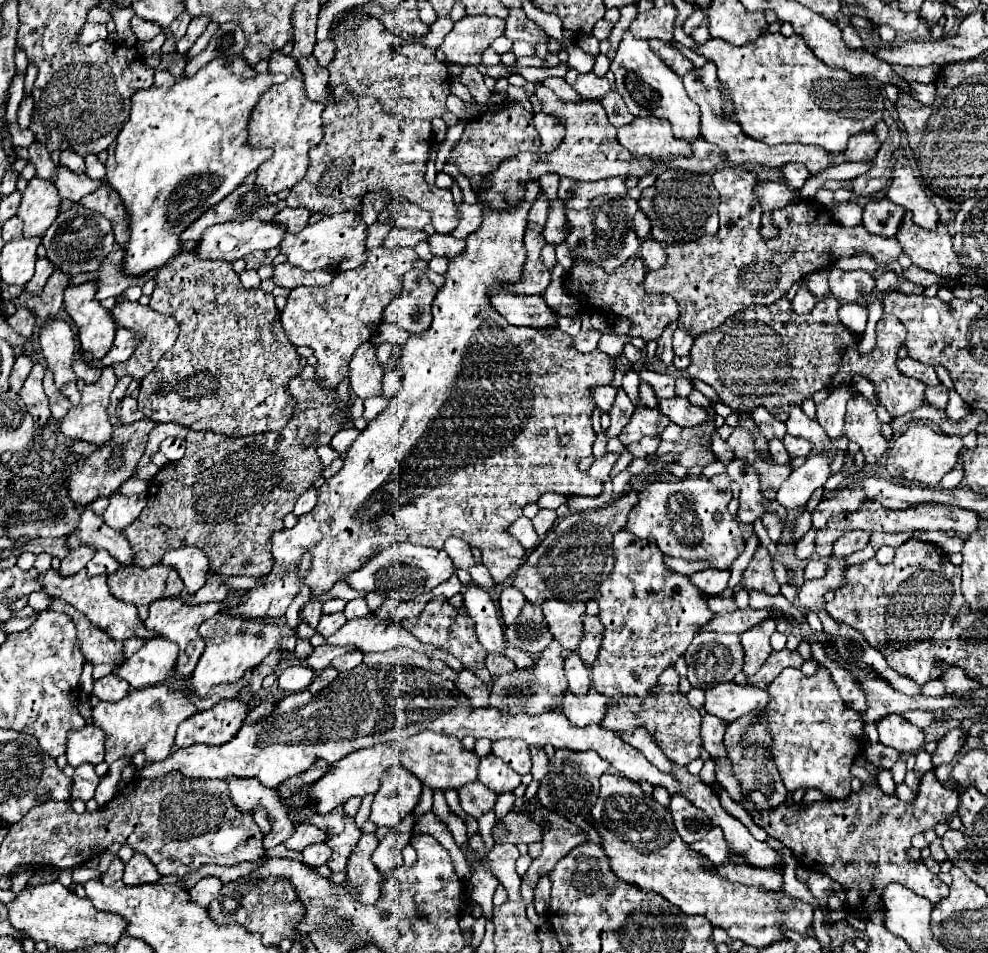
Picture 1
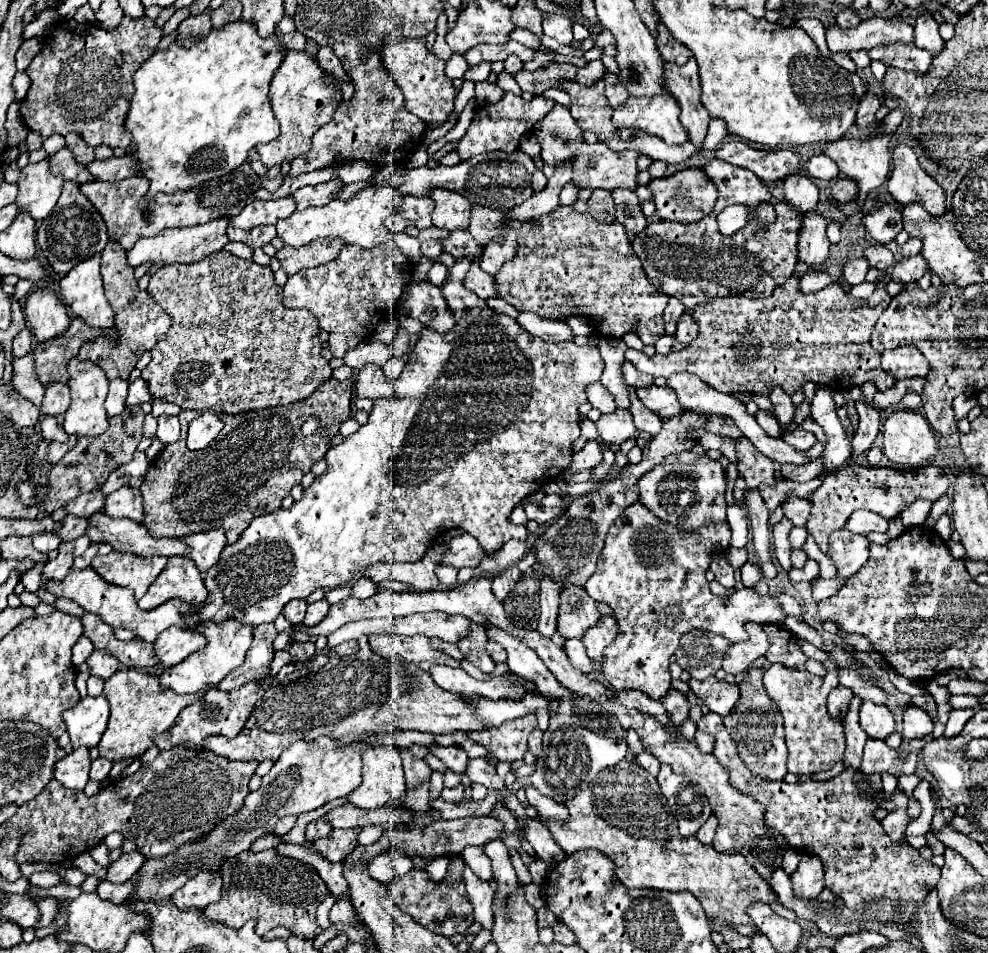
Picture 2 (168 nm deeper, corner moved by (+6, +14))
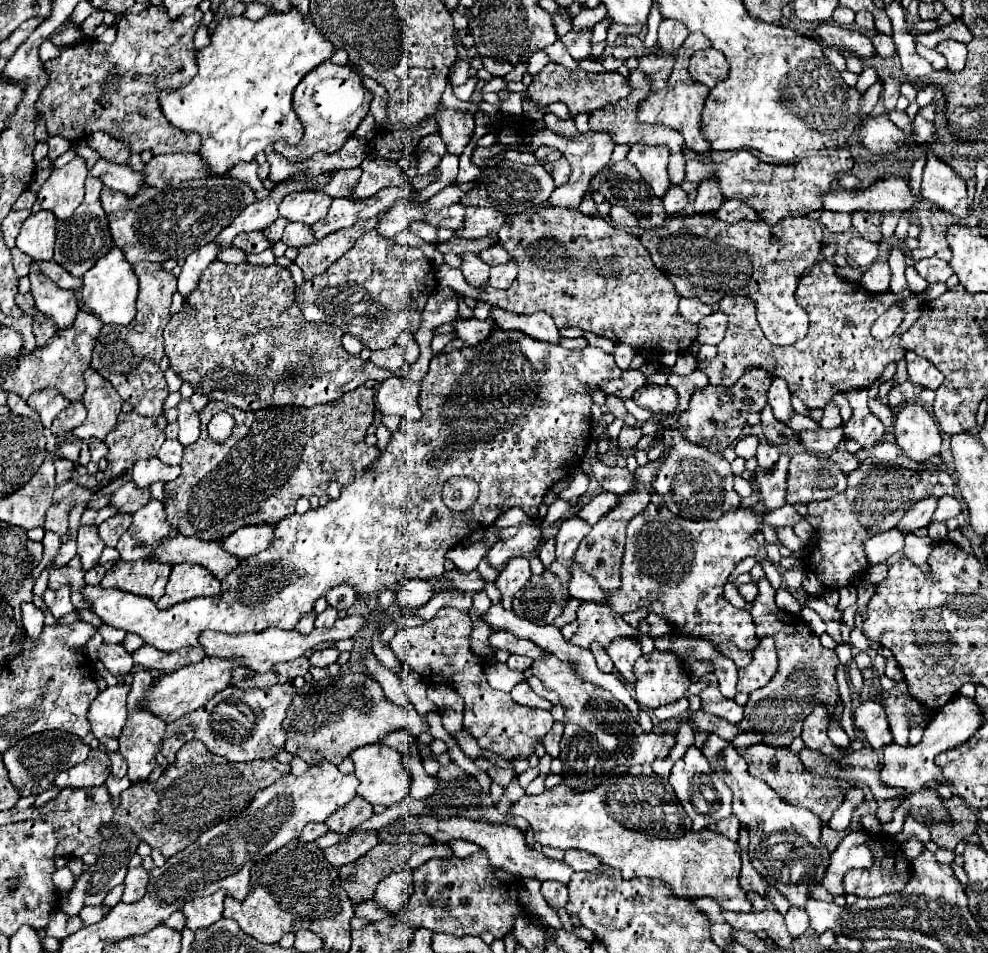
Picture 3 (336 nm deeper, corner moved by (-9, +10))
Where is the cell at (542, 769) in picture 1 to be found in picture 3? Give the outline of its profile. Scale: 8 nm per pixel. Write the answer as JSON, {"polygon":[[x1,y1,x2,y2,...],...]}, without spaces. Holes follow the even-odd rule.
{"polygon":[[554,722,552,730,550,730,550,732,544,736,544,740,542,740,546,752,548,752,552,758,558,758,558,754,560,754,560,738,562,738,562,730,564,730,562,722]]}

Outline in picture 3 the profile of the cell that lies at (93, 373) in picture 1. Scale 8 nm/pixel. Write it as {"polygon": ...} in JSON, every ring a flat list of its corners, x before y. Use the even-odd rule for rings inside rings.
{"polygon":[[138,262,132,268,140,280,140,292,136,300,138,314,128,326,102,324,92,350,92,368,104,376,120,394,120,398,130,402,138,414,162,416,164,402,170,394,164,372,160,370,160,360,164,358,162,330,170,320,170,302,176,292,176,276,162,270,162,264,156,262]]}

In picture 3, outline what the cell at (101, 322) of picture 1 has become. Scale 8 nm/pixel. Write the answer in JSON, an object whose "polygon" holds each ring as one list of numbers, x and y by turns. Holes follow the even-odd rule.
{"polygon":[[112,248,84,274,82,286,84,306,90,312,94,312,104,324,128,326,136,316,136,296,138,296,138,278,132,266,126,262,124,252,120,252,120,248]]}

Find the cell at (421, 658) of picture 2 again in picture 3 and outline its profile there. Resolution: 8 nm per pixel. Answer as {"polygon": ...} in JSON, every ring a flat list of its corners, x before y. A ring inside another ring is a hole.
{"polygon":[[442,608,434,620,418,628,398,630,390,640,390,648,396,652,400,664,408,664,410,670,418,672,424,680,436,676,438,682,450,684,464,698,464,728,472,732,478,744,486,750,502,754,512,760,516,756,528,758,534,752,534,746,550,732,554,718,548,710,532,710,516,704,510,694,496,692,486,682,486,660,476,656,470,648,470,632,474,622,466,614,450,614,458,610]]}

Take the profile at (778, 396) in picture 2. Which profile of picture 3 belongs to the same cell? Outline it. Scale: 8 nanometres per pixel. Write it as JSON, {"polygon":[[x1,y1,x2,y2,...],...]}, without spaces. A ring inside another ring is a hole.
{"polygon":[[772,378,768,388,768,404,772,406,772,414,776,420,786,422,792,414,790,406,790,390,782,378]]}

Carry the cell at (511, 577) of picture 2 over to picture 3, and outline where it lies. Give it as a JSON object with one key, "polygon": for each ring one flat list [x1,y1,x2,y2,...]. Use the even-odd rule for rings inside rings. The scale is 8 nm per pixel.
{"polygon":[[528,558,510,560,502,568,500,578,496,580,496,588,501,592,501,604,505,609,512,609,514,594,528,582,530,576,532,576,532,572,530,572]]}

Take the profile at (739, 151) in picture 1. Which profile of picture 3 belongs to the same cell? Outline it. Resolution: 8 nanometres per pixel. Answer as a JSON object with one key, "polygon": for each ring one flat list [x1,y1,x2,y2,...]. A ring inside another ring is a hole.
{"polygon":[[920,112,916,114,912,126,914,126,914,132,916,132,912,138,914,138,918,144,931,144,938,140,938,138,936,138,936,128,934,128,934,124,928,122,928,120,924,120]]}

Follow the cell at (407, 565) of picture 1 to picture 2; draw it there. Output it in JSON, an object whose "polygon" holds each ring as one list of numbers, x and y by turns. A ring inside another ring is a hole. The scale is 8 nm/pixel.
{"polygon":[[461,534,461,536,453,536,447,542,445,552,441,554,441,564,453,568,465,568,465,566,475,568,483,556,485,554,473,536]]}

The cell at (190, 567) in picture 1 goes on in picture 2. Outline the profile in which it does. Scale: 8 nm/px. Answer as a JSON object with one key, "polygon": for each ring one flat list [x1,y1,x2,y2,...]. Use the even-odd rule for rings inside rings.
{"polygon":[[209,530,209,532,199,532,199,534,189,534,183,538,187,548,189,548,189,560,199,568,201,574,205,574,217,560,221,550,225,548,225,532,219,530]]}

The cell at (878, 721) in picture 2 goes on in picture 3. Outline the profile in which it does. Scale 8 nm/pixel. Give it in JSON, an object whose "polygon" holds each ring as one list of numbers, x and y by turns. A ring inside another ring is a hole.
{"polygon":[[866,700,854,712,854,728,864,734,864,742,868,742,874,750,880,750,886,744,892,744,892,734,888,728,886,710,882,704]]}

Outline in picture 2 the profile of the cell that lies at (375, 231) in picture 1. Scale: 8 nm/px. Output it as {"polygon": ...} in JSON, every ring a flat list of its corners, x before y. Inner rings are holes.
{"polygon":[[391,214,388,219,385,220,384,226,391,233,399,233,403,232,407,226,411,223,407,220,403,219,399,214]]}

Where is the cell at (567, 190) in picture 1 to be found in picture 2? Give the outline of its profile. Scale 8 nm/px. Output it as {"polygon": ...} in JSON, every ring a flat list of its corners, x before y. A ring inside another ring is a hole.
{"polygon":[[555,104,551,108,551,112,545,114,543,120,539,120,533,128,539,144,541,144,541,160,547,166,561,166,561,164,571,164,573,168,573,182,579,188,627,188,627,190,635,190,637,188,637,152,627,150,627,152,613,152,609,148,605,148,603,142,599,144,587,144,583,140,583,130,577,128,577,122,571,116,571,110,567,106]]}

